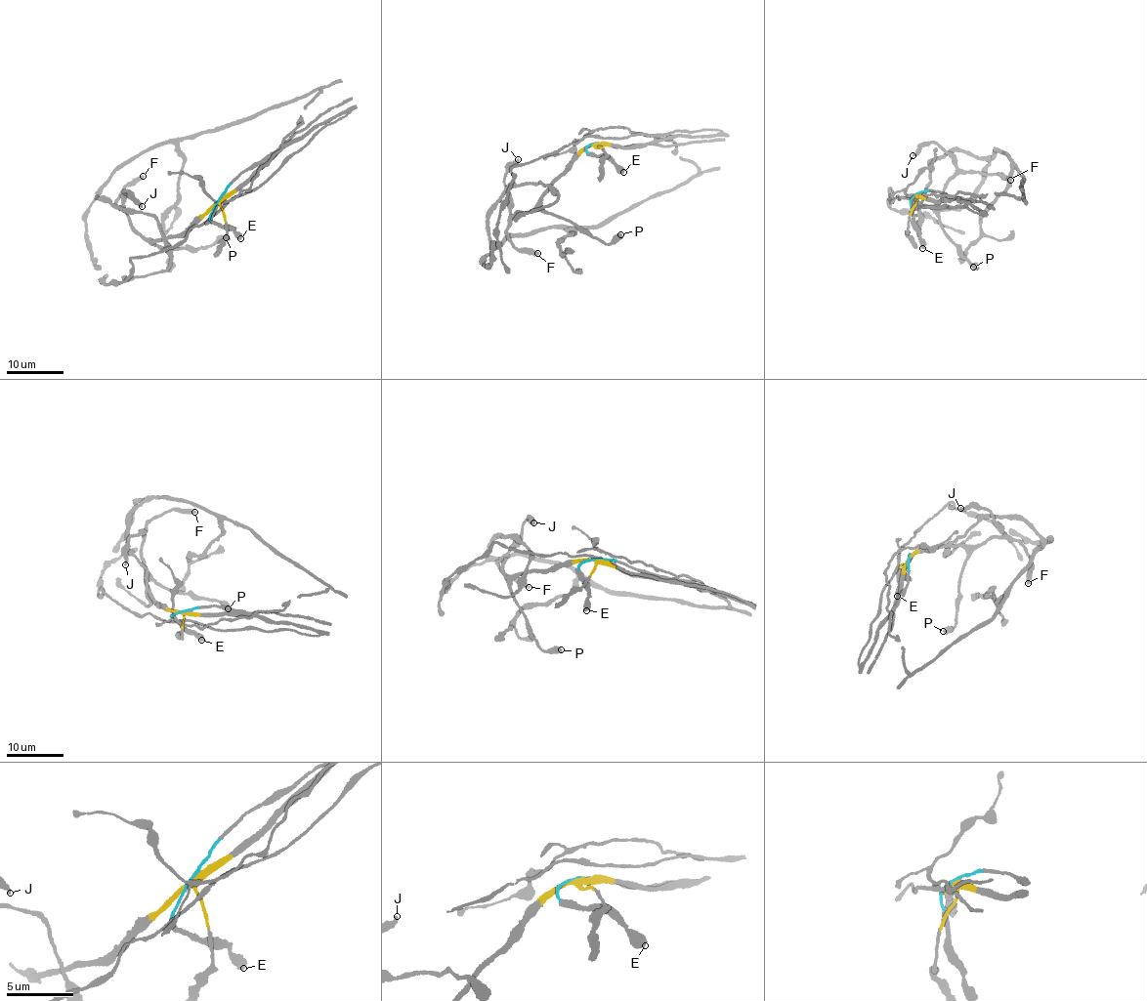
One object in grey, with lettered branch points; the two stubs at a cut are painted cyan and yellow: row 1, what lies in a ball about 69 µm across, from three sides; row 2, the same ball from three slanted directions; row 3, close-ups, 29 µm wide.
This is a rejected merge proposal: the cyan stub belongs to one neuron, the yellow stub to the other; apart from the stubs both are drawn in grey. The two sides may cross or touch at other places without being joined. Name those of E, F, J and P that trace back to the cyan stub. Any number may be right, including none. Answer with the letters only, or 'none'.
E

